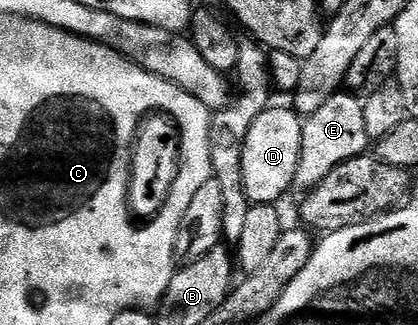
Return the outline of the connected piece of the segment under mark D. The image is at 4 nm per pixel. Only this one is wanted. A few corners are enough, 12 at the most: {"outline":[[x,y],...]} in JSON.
{"outline":[[272,105],[241,152],[256,206],[292,193],[304,119]]}

